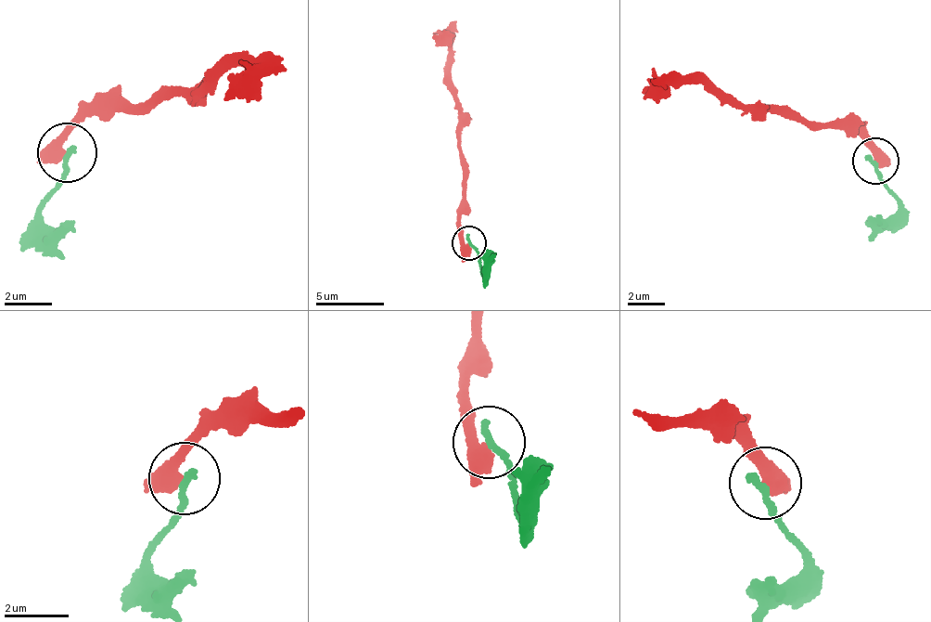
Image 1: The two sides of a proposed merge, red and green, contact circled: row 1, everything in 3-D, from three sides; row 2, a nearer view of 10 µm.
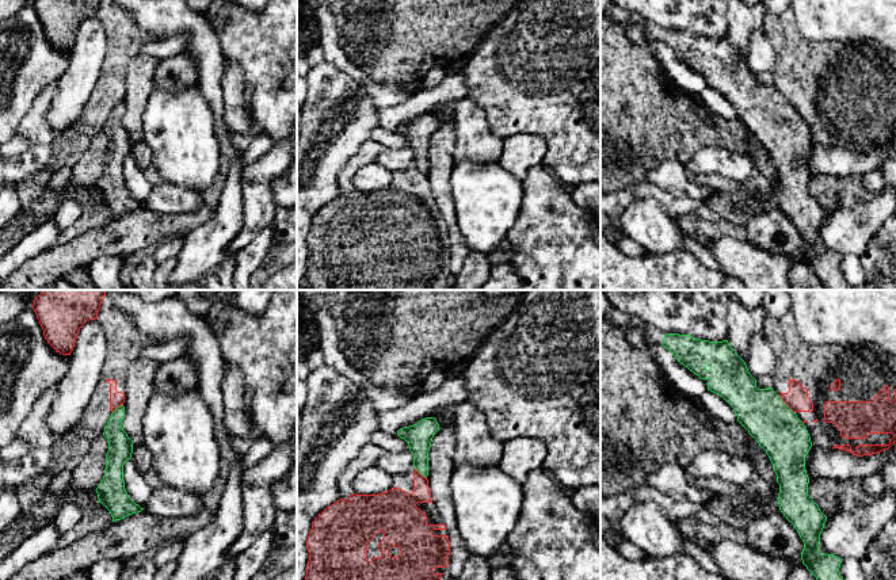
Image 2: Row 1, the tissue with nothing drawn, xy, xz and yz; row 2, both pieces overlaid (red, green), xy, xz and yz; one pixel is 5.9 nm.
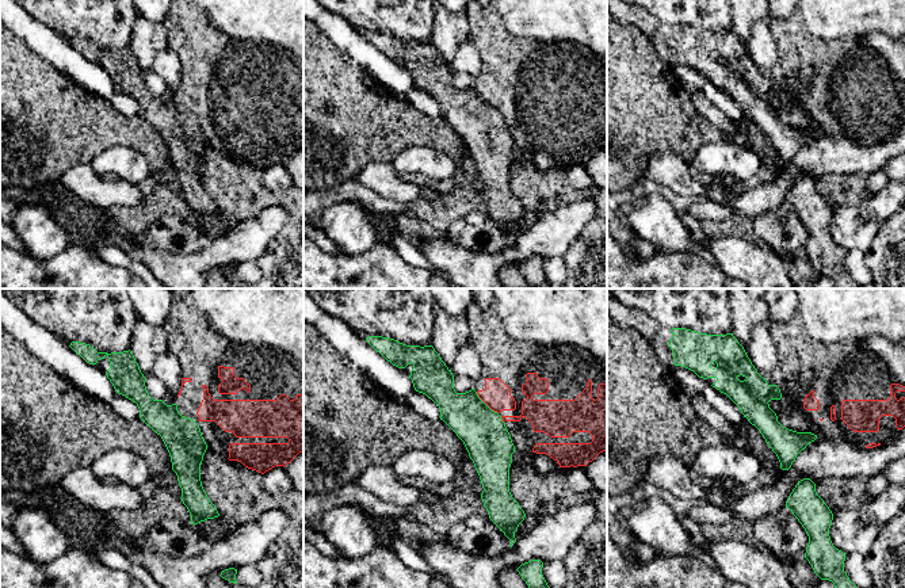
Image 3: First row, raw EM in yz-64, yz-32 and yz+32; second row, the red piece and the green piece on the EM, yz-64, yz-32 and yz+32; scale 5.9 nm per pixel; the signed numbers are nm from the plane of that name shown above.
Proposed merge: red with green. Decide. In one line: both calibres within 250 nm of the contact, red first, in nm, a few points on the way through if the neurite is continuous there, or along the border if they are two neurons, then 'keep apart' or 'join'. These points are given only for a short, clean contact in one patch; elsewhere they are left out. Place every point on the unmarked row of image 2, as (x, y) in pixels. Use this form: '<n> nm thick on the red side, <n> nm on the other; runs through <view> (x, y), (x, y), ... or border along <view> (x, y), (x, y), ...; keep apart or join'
140 nm thick on the red side, 280 nm on the other; border along yz (777, 91), (796, 109); keep apart

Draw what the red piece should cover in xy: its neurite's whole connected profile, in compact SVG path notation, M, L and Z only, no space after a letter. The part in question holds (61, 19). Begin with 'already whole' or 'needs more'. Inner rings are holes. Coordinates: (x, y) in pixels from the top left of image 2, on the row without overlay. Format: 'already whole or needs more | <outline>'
already whole | M34 0L33 5L47 39L60 50L70 51L80 24L98 15L102 0Z

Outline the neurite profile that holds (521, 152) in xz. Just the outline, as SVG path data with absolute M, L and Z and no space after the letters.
M518 133L503 140L503 150L499 165L521 182L529 169L542 164L548 145L542 137L530 133Z

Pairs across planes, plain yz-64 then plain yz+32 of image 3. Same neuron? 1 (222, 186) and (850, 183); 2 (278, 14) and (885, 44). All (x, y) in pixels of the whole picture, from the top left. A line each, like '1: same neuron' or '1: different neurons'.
1: same neuron
2: different neurons

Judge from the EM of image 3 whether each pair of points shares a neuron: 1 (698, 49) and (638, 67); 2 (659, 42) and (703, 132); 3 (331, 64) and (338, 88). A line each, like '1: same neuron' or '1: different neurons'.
1: different neurons
2: different neurons
3: same neuron

